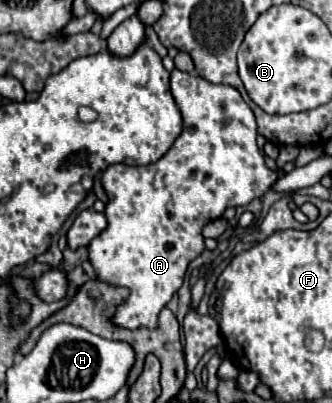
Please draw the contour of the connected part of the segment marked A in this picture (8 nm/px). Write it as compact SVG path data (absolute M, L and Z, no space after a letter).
M180 69L172 71L170 89L184 119L182 133L170 151L150 165L110 165L102 171L100 179L108 195L104 211L108 227L92 239L88 253L98 279L130 289L128 301L124 301L114 315L114 323L126 329L154 329L160 309L166 307L172 295L180 289L188 263L206 249L202 229L210 221L222 217L226 207L248 205L254 199L262 199L278 179L278 173L266 167L264 153L256 145L254 113L236 89L228 85L214 85L198 75L190 75Z

